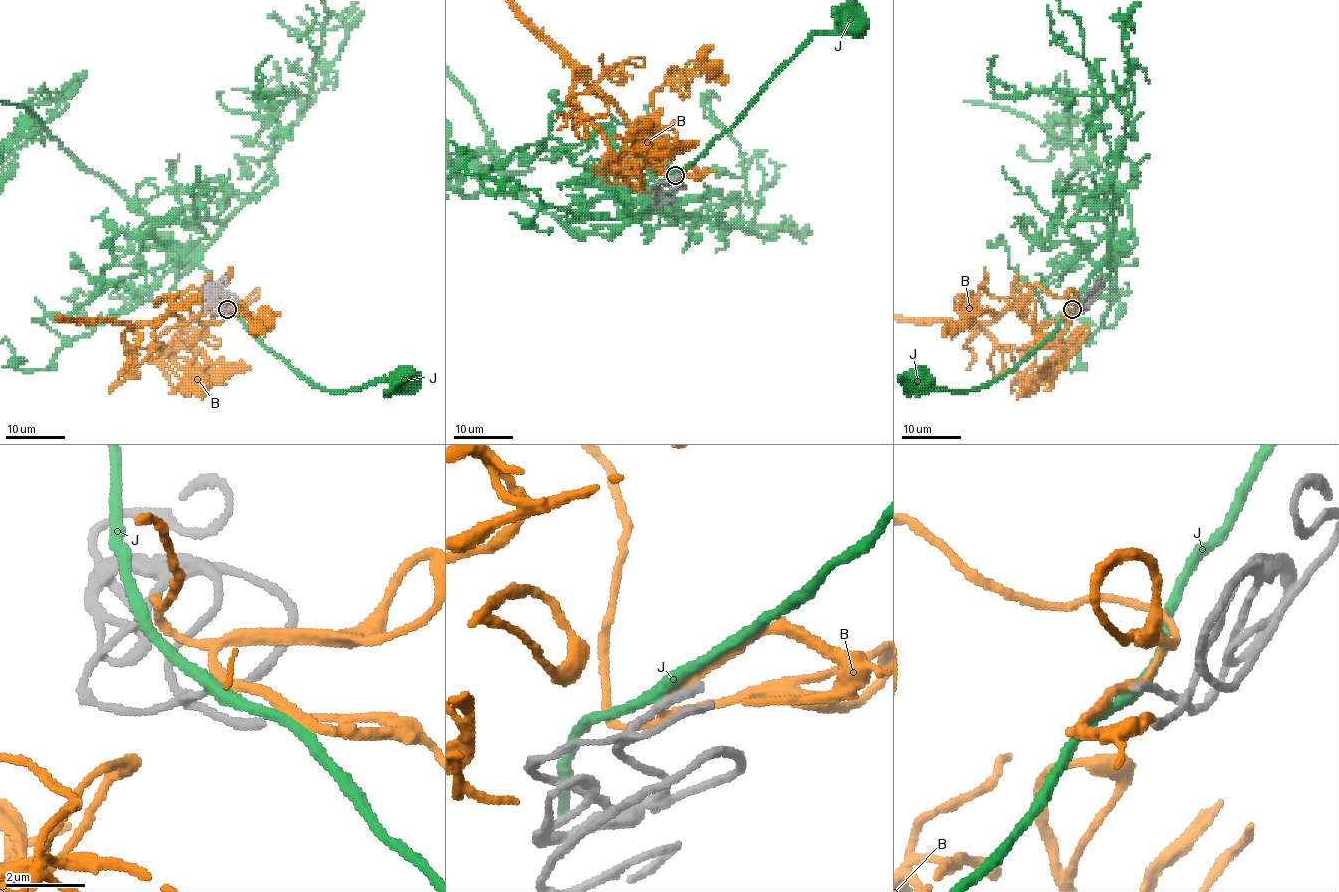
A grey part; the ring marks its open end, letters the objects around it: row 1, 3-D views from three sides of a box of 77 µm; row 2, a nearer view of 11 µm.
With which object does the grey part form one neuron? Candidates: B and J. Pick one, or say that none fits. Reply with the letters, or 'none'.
B

